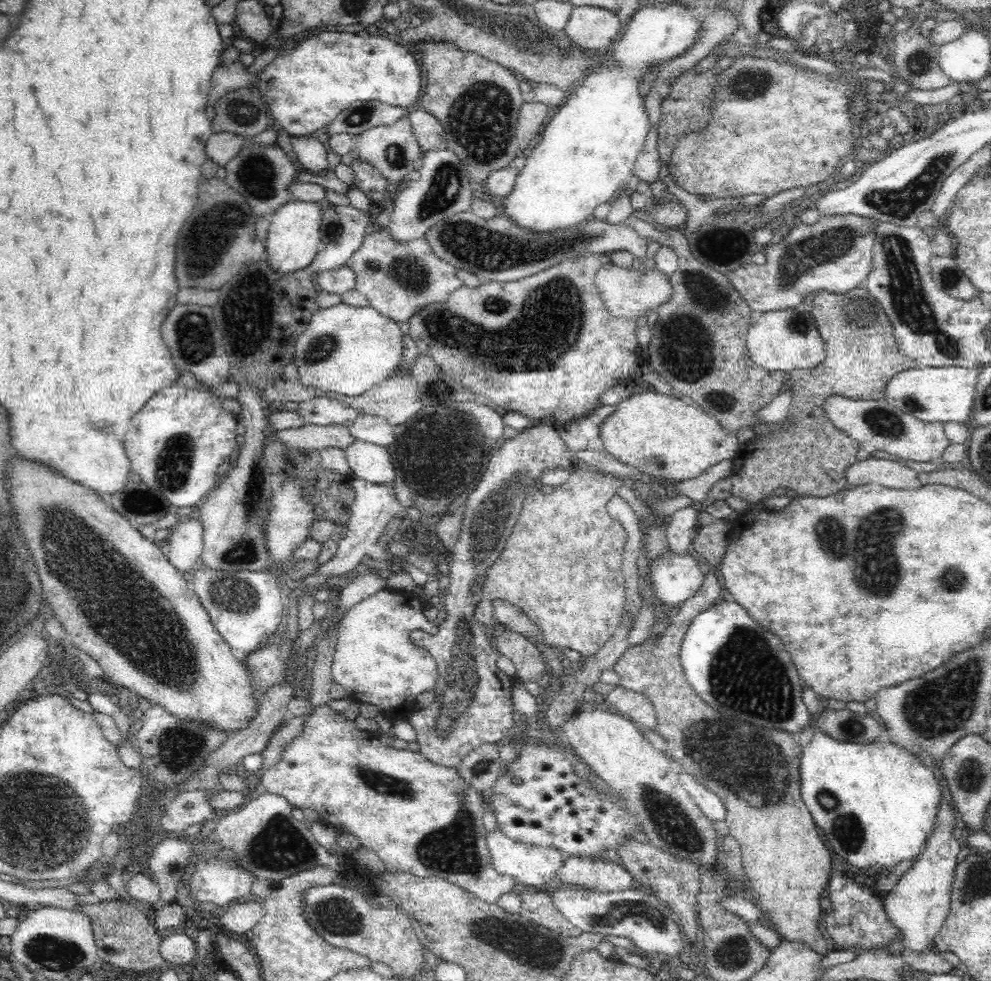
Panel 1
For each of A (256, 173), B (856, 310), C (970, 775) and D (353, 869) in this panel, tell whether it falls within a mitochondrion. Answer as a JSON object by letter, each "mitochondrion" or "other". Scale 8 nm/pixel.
{"A":"mitochondrion","B":"mitochondrion","C":"mitochondrion","D":"other"}

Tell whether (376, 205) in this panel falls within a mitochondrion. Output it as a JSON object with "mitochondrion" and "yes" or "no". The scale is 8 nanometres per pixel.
{"mitochondrion":"no"}

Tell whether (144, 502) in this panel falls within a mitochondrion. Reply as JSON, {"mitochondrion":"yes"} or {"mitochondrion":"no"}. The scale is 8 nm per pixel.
{"mitochondrion":"yes"}

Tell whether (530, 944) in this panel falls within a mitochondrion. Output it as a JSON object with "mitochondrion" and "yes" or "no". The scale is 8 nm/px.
{"mitochondrion":"yes"}

